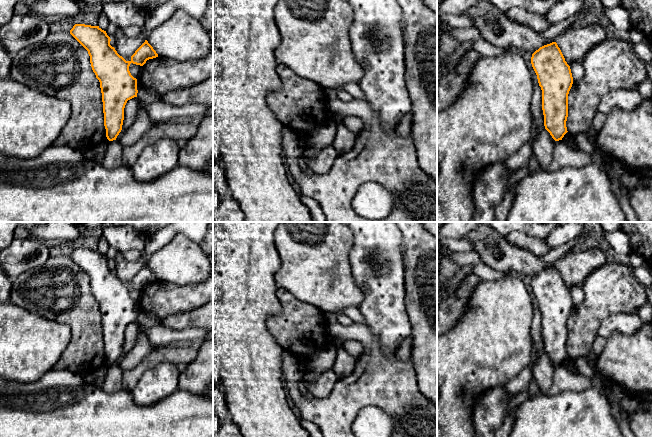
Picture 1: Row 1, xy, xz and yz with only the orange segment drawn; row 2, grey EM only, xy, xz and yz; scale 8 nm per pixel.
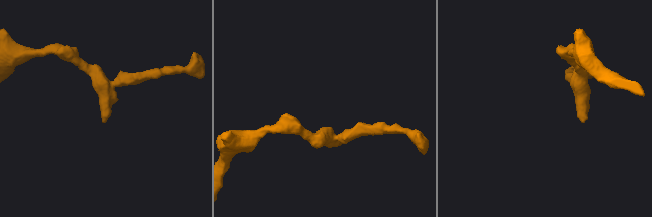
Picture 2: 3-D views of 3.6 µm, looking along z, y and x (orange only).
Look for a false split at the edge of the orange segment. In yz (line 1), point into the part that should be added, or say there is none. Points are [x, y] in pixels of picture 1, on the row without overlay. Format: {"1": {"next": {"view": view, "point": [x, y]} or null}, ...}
{"1": {"next": null}}

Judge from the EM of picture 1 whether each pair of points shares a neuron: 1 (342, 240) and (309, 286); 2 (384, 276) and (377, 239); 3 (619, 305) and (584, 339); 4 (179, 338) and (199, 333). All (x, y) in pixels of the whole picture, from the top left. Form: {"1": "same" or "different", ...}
{"1": "same", "2": "same", "3": "same", "4": "same"}

